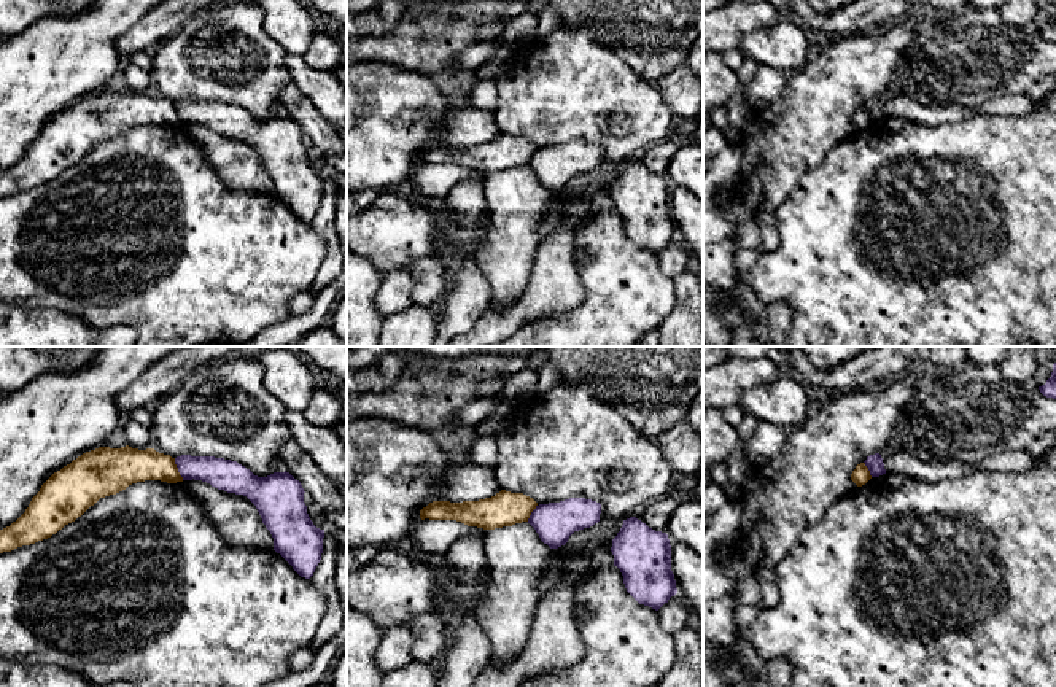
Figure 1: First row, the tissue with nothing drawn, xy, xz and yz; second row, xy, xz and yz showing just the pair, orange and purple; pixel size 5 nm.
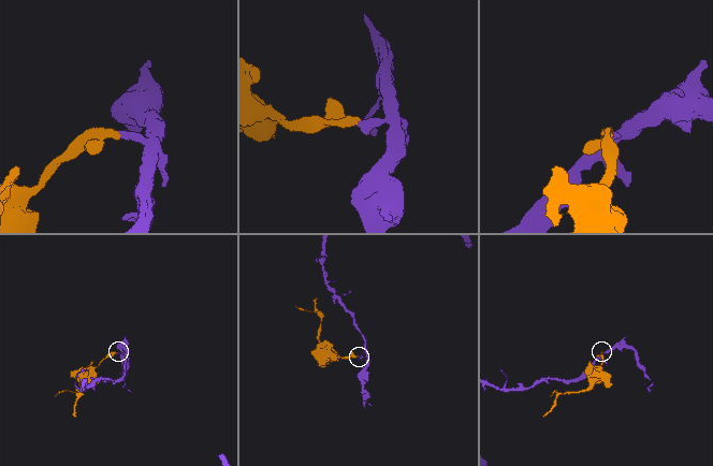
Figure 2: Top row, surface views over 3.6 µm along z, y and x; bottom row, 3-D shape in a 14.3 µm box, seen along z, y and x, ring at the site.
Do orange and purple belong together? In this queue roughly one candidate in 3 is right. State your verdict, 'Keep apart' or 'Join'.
Keep apart

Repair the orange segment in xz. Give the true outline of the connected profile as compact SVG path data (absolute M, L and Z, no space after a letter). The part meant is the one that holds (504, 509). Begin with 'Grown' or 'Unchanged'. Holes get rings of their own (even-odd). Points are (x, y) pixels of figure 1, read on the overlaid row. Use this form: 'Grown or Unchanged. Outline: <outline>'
Unchanged. Outline: M501 490L479 501L433 501L420 510L420 518L456 520L468 526L495 530L528 522L536 506L538 503L523 493Z

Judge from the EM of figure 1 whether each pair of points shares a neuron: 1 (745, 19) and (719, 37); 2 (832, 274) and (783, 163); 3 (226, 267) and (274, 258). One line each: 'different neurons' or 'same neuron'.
1: same neuron
2: different neurons
3: same neuron

